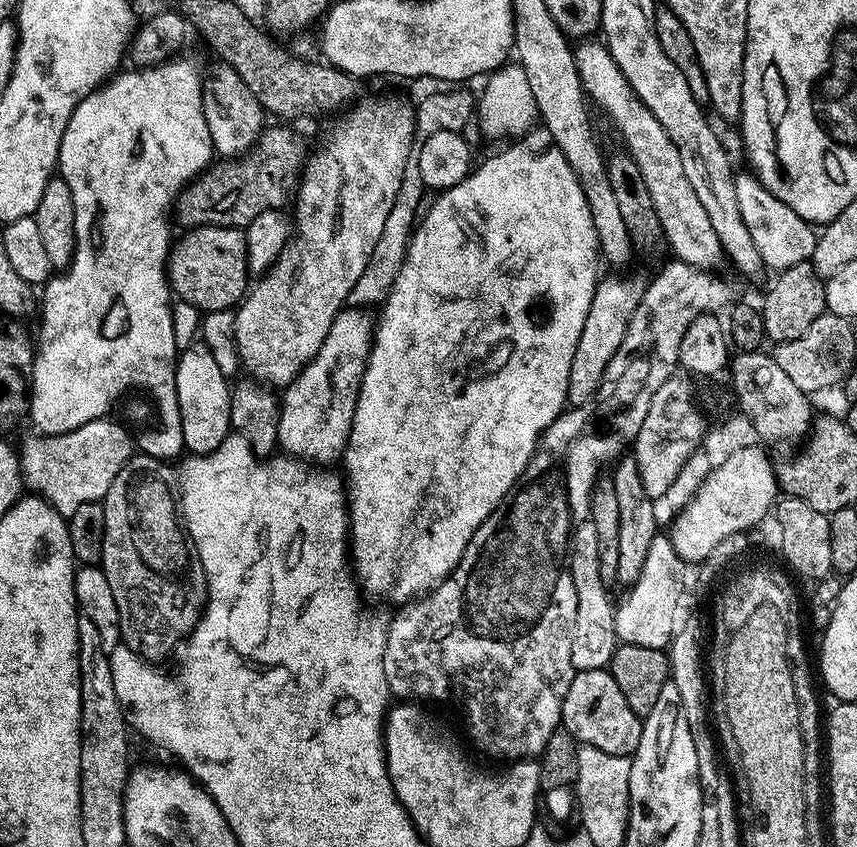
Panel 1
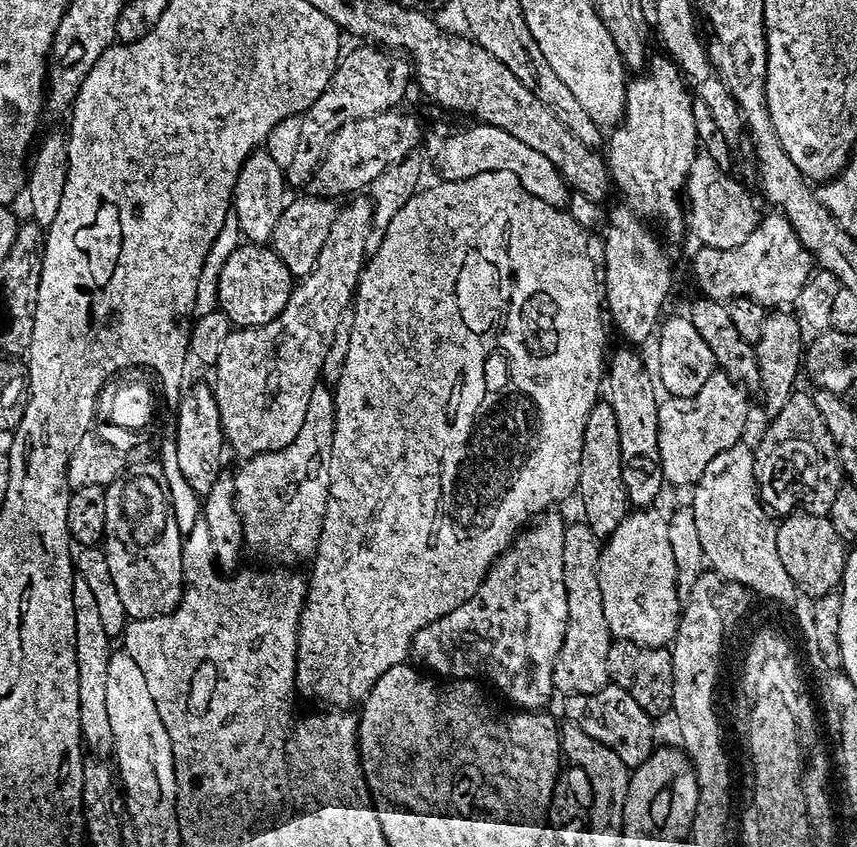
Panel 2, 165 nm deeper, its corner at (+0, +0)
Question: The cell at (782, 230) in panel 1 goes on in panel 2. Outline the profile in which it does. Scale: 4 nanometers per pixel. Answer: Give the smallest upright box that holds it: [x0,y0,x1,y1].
[686,155,761,250]

